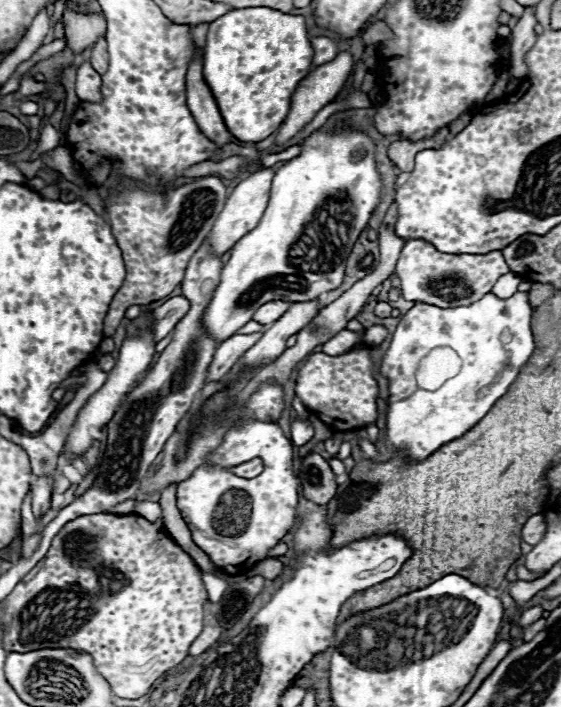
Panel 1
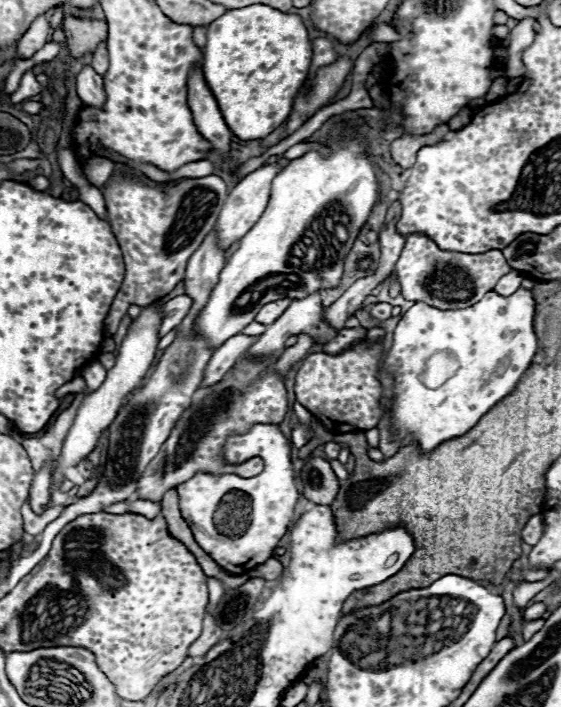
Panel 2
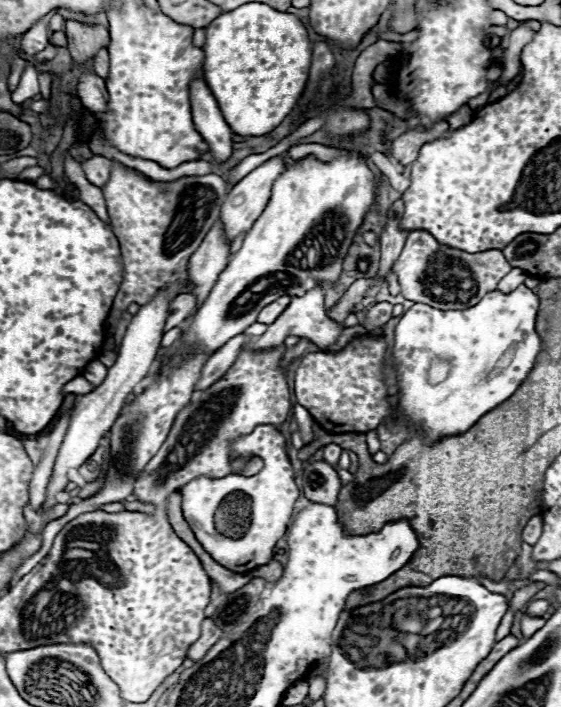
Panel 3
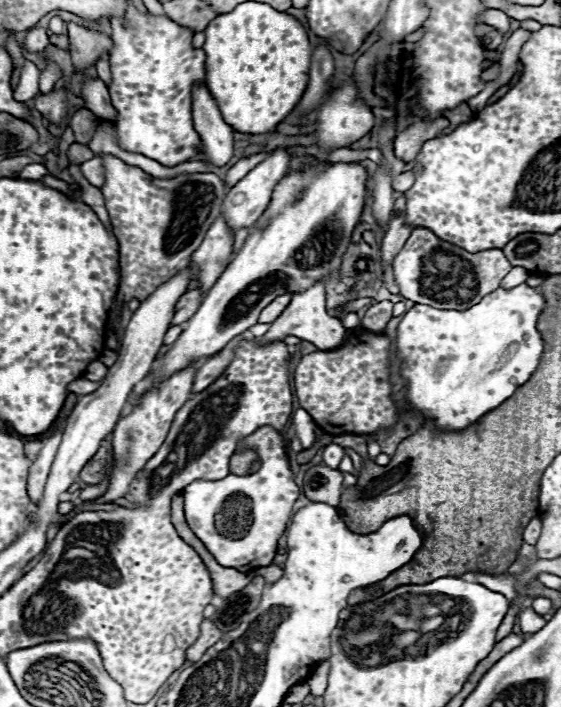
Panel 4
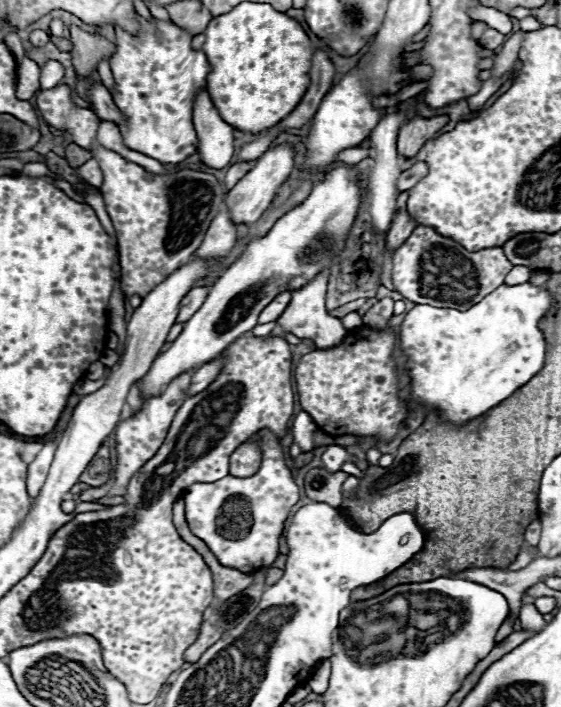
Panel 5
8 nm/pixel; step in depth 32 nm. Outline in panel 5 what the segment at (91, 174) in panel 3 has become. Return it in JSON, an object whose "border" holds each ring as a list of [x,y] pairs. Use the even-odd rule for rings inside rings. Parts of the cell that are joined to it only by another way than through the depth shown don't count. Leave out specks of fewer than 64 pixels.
{"border":[[[94,158],[88,160],[86,164],[82,164],[82,166],[78,168],[78,172],[80,172],[80,176],[82,176],[88,184],[92,184],[92,186],[96,186],[96,188],[102,186],[102,170],[100,170],[100,166],[98,166],[98,162],[96,162]]]}

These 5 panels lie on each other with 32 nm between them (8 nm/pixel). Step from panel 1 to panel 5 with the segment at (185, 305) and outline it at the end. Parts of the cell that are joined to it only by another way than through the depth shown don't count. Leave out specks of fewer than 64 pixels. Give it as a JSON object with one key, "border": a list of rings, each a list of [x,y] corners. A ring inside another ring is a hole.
{"border":[[[202,286],[192,288],[192,290],[182,298],[182,302],[180,302],[180,314],[176,316],[176,324],[186,322],[186,320],[202,306],[202,302],[204,302],[206,296],[208,296],[208,288],[202,288]]]}

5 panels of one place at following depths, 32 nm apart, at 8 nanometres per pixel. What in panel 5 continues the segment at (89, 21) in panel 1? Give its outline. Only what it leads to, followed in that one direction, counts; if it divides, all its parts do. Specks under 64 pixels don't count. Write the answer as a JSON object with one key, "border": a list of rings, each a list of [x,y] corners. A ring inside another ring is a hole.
{"border":[[[70,26],[70,42],[74,70],[84,78],[88,78],[92,70],[96,70],[100,60],[110,58],[114,54],[114,44],[110,40],[100,34],[84,32],[78,26]]]}

